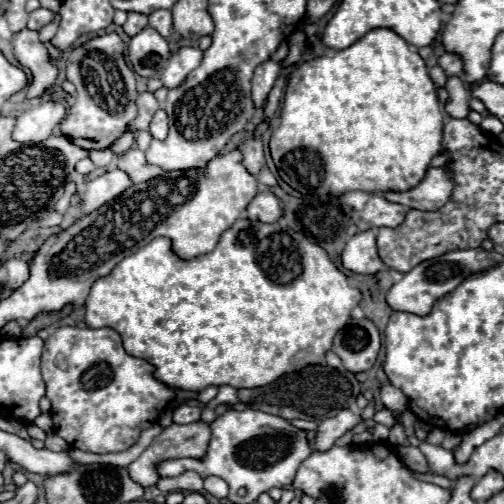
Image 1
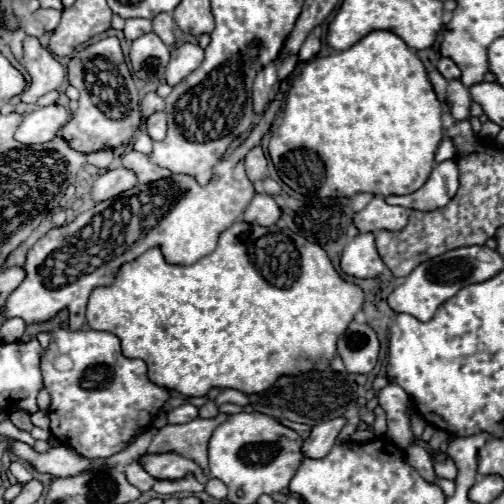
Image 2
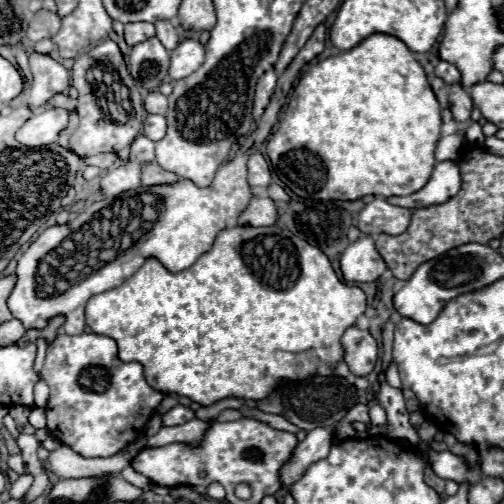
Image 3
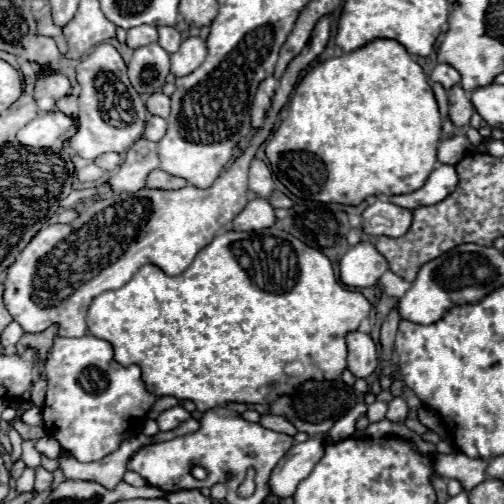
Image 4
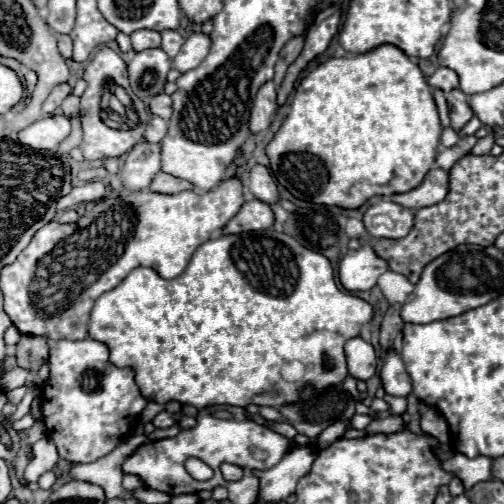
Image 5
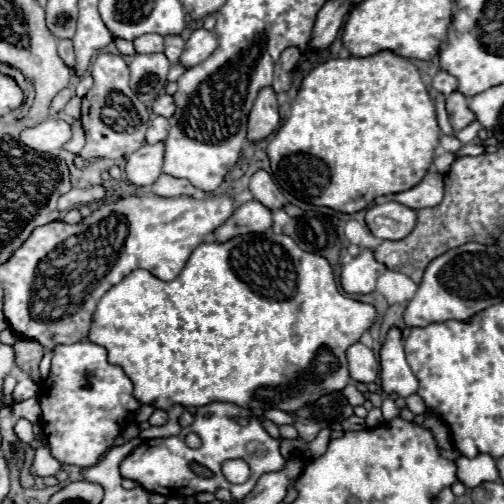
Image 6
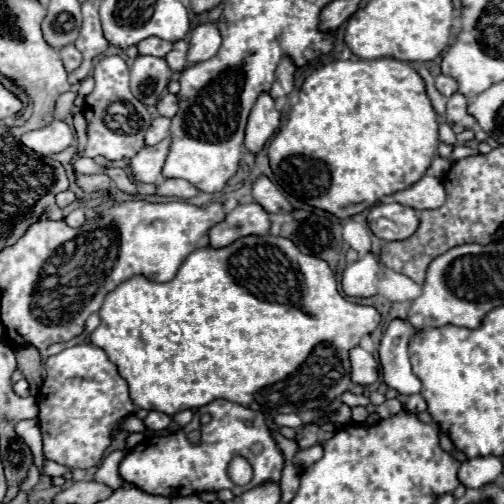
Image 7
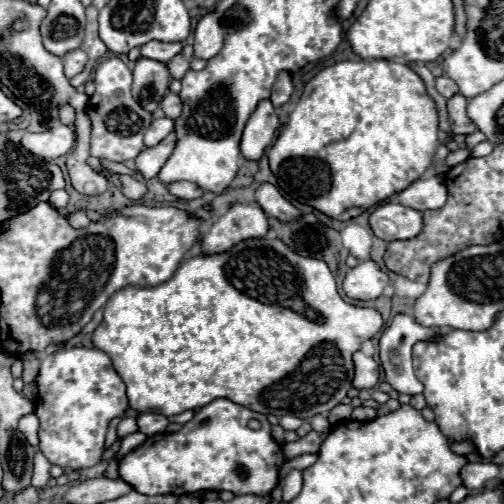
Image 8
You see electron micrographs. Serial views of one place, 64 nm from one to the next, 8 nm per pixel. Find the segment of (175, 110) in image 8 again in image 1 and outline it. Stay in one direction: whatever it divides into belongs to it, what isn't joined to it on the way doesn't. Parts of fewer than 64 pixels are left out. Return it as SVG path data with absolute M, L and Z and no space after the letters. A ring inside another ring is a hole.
M142 92L136 100L138 104L138 116L132 122L132 130L148 130L148 124L154 116L154 112L160 108L160 102L154 98L152 92Z

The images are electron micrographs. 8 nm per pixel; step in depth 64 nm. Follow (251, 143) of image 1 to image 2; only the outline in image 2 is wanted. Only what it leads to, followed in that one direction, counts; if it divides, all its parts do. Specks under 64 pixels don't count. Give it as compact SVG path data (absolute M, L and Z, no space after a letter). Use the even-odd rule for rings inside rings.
M260 146L252 148L244 160L246 164L246 174L252 182L262 182L264 178L268 178L268 168L266 168L266 158Z

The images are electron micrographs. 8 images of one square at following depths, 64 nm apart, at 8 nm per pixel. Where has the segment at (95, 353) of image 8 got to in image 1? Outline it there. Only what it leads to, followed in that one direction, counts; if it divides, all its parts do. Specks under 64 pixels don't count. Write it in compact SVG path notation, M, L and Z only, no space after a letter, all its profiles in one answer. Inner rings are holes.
M62 326L44 344L42 352L42 378L46 382L46 396L52 402L54 432L68 442L70 448L78 448L94 454L122 452L136 444L140 432L148 428L162 408L174 398L174 390L152 376L154 368L142 358L134 358L124 352L120 334L112 328L80 328Z

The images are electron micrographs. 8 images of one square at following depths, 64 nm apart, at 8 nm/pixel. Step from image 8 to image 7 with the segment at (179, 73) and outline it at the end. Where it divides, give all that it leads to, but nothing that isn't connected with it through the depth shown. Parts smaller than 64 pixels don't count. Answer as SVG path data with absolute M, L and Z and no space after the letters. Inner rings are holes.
M184 40L174 42L172 52L166 56L166 62L172 72L182 72L186 68L186 64L188 64L186 54L188 54L188 42L184 42Z

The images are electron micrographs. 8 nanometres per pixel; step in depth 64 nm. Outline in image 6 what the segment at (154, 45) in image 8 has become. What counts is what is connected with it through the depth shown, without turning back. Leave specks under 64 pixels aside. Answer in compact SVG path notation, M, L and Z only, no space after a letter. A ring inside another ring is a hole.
M144 34L134 40L138 54L152 54L164 50L164 38L160 34Z

